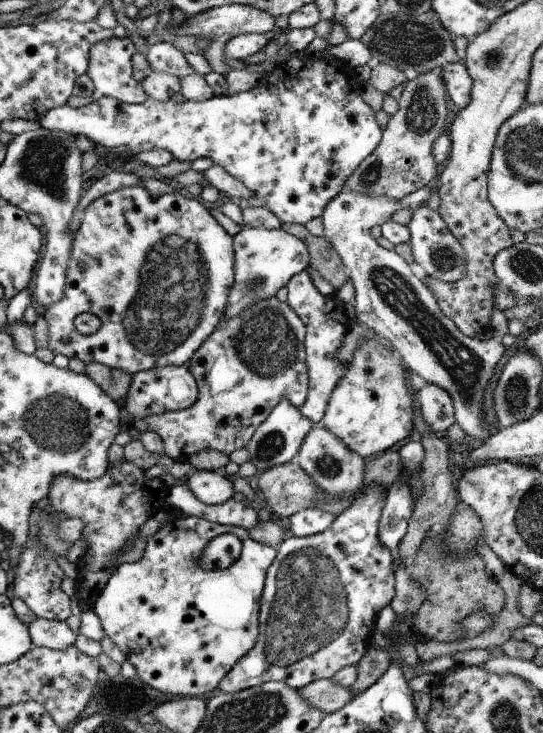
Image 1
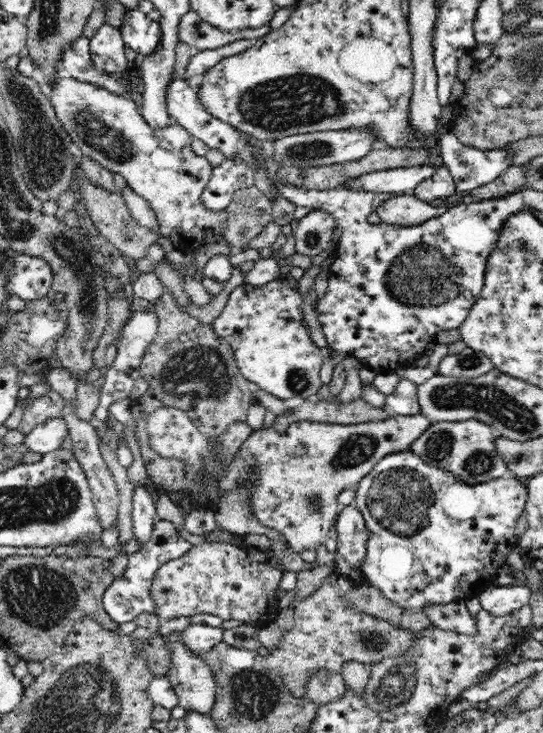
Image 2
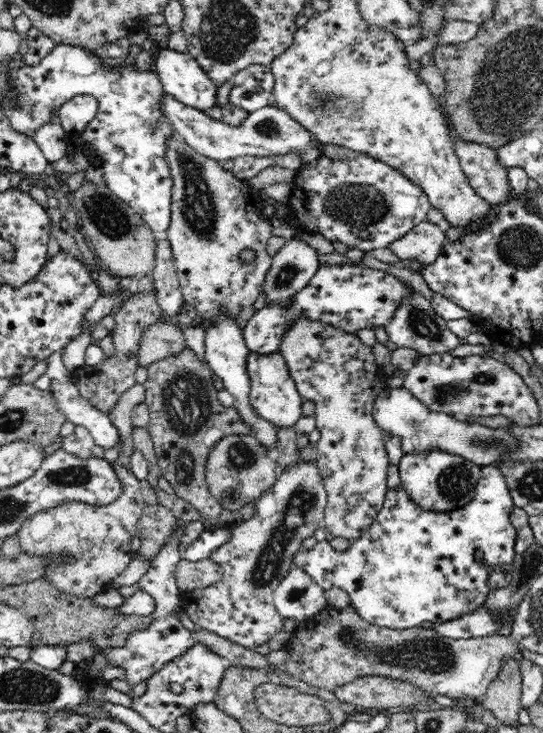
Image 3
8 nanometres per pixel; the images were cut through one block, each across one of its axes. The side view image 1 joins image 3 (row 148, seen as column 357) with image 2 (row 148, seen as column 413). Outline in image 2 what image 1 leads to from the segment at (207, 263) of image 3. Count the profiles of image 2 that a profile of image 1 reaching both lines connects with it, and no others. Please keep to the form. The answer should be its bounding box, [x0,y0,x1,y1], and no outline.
[50,78,228,253]

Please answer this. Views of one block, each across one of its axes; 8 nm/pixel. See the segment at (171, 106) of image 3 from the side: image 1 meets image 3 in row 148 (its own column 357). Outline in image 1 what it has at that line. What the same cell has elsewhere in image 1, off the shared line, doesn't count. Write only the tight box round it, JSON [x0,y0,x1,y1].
[322,177,506,444]

